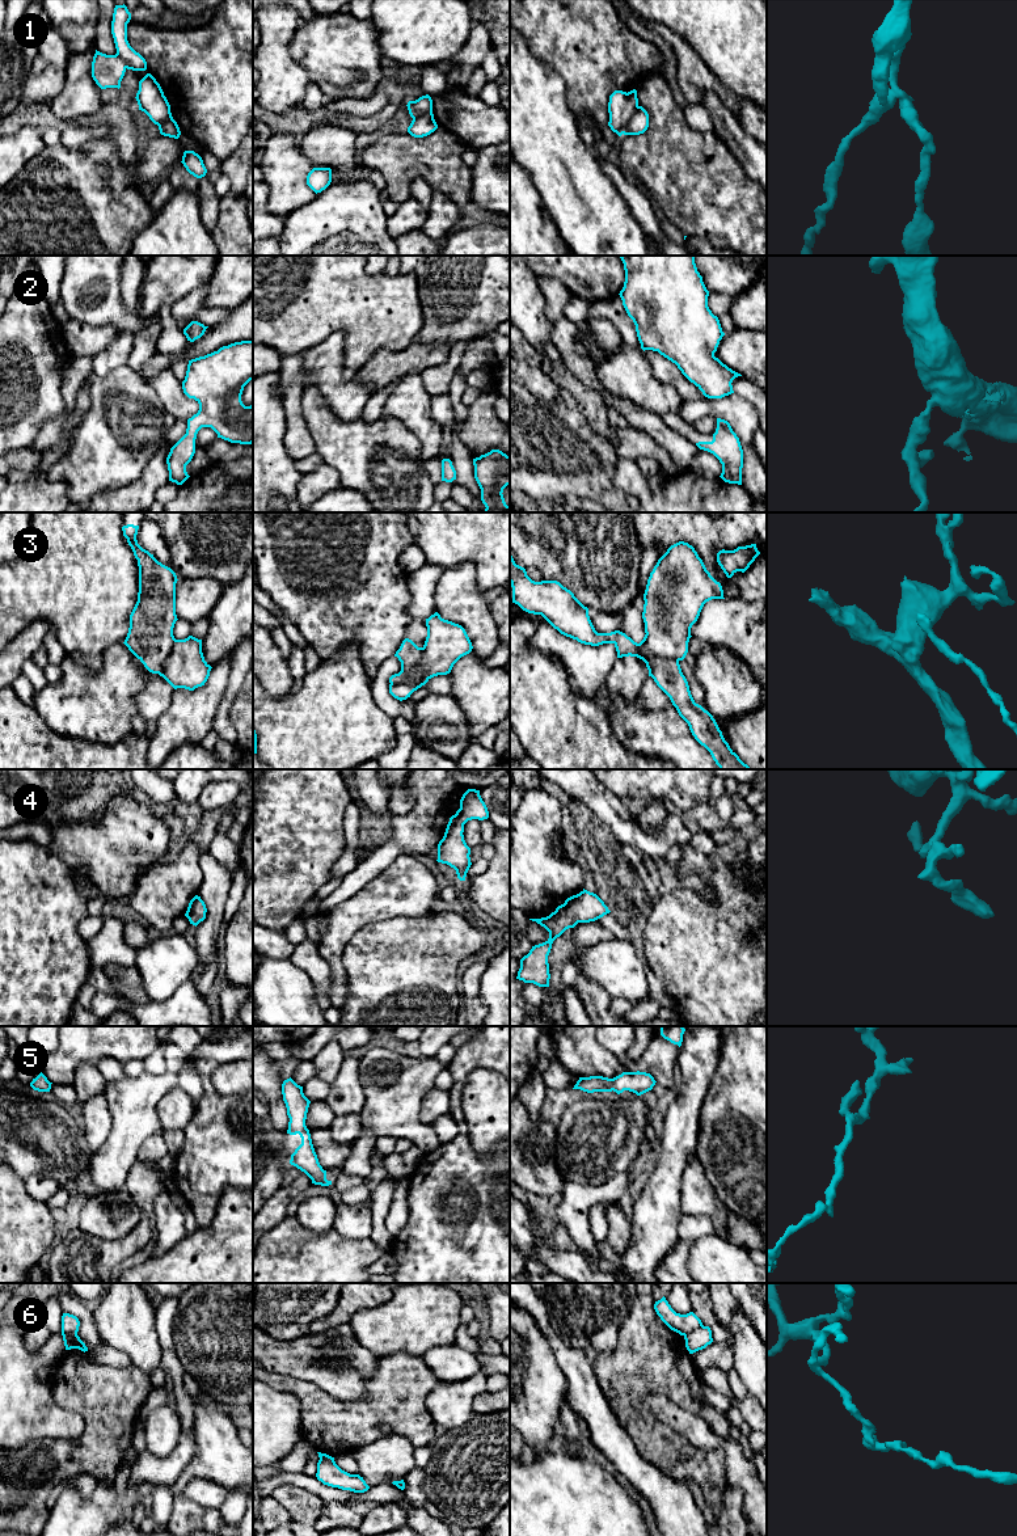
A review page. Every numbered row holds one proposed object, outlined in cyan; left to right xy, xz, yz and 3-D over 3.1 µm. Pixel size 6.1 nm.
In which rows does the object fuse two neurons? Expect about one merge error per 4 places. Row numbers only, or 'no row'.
1, 3

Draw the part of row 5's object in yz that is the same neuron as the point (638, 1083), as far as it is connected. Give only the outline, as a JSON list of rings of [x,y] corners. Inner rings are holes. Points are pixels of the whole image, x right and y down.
[[[623,1072],[621,1075],[608,1079],[603,1076],[579,1077],[573,1089],[581,1089],[587,1093],[594,1092],[616,1092],[617,1094],[629,1090],[641,1096],[653,1089],[655,1080],[646,1072]]]

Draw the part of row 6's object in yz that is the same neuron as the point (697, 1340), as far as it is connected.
[[[664,1296],[655,1301],[654,1309],[671,1330],[684,1337],[689,1354],[702,1350],[713,1342],[710,1328],[704,1326],[693,1312],[687,1315],[676,1313]]]

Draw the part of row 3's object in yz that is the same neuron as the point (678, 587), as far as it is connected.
[[[679,541],[658,560],[643,594],[645,637],[640,642],[646,658],[683,661],[691,628],[704,604],[725,599],[723,590],[706,570],[692,545]]]

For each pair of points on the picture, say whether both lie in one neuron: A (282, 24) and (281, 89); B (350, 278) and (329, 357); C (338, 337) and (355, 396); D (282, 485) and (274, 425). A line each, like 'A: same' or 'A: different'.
A: same
B: different
C: same
D: same

